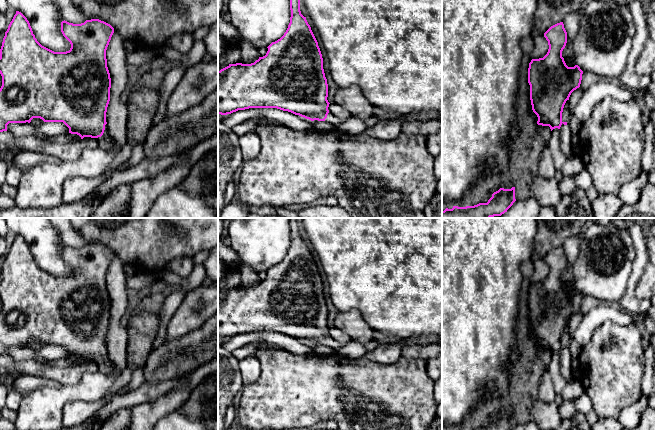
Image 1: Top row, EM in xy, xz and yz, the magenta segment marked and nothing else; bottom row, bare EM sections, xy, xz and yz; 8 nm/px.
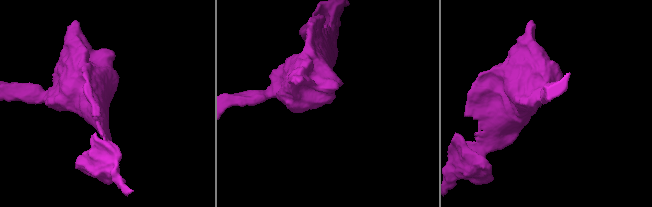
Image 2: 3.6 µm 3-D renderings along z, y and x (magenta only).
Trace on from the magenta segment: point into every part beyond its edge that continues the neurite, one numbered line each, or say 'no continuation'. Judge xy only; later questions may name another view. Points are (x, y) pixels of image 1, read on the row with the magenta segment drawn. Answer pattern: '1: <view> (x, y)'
1: xy (104, 142)

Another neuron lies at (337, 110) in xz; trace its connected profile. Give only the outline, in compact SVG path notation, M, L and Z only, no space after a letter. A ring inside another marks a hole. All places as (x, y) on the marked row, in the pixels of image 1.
M334 102L329 104L328 110L342 121L345 121L350 117L350 113L347 110L345 110L342 106L335 104Z

